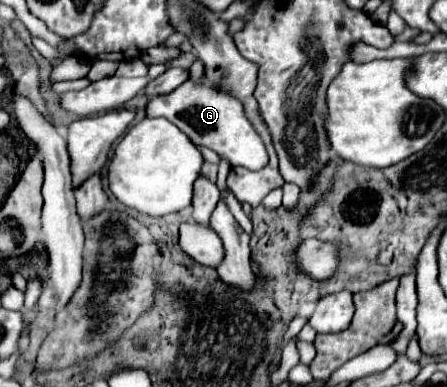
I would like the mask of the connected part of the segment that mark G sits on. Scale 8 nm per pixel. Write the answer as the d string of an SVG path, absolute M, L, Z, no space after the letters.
M188 80L170 94L156 96L148 102L146 108L150 118L162 116L176 124L196 146L206 146L214 150L218 156L228 160L230 166L242 166L248 170L262 170L268 162L268 152L258 136L256 128L244 114L242 102L232 98L232 94L208 84L208 82L194 82Z

